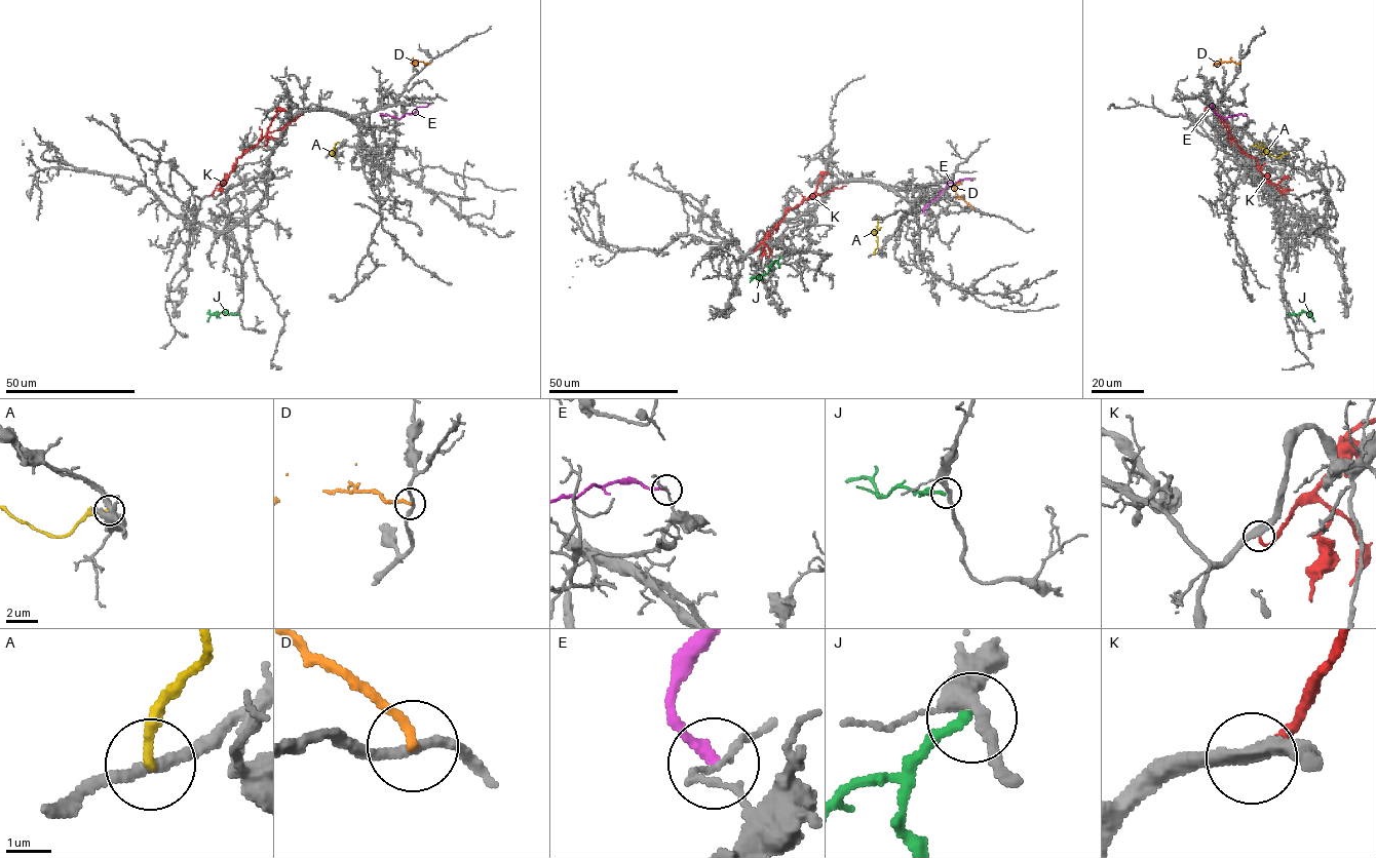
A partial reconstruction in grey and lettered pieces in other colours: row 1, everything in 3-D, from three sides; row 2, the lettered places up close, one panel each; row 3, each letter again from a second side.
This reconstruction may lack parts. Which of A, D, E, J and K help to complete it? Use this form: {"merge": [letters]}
{"merge": ["K"]}

